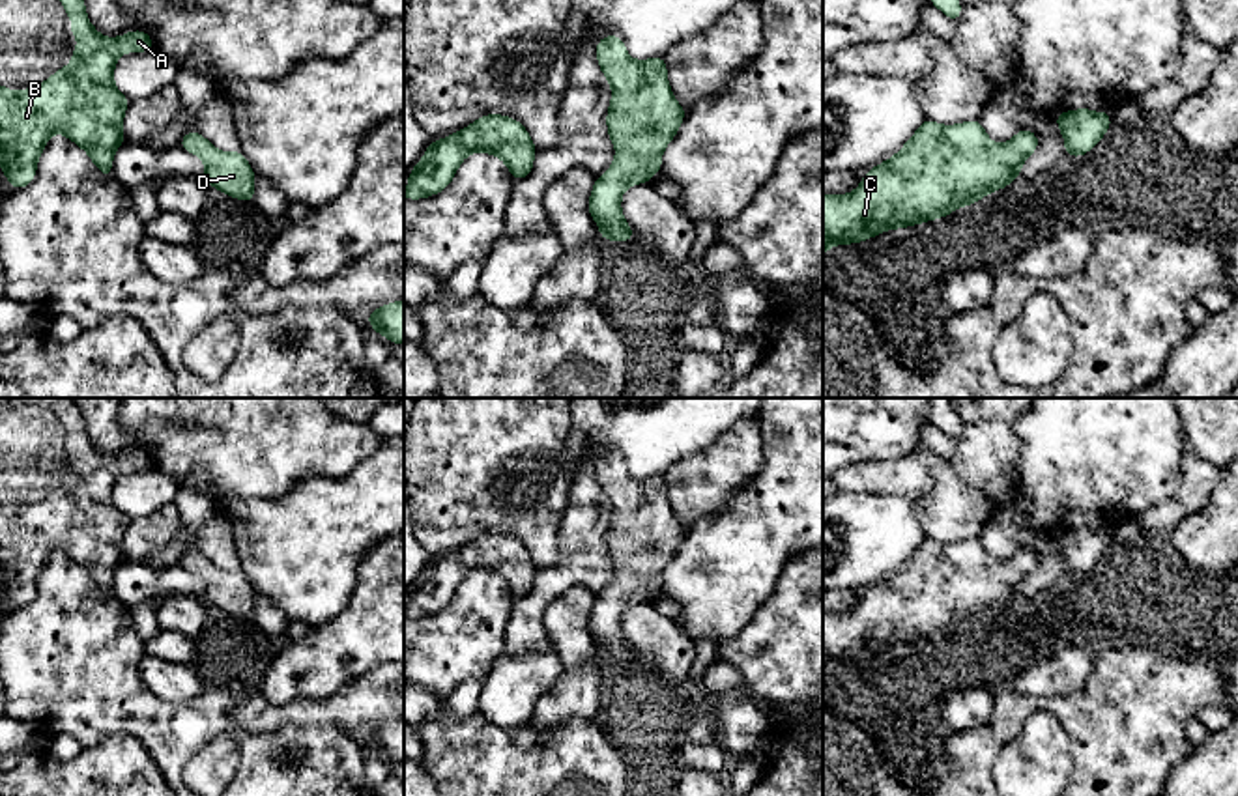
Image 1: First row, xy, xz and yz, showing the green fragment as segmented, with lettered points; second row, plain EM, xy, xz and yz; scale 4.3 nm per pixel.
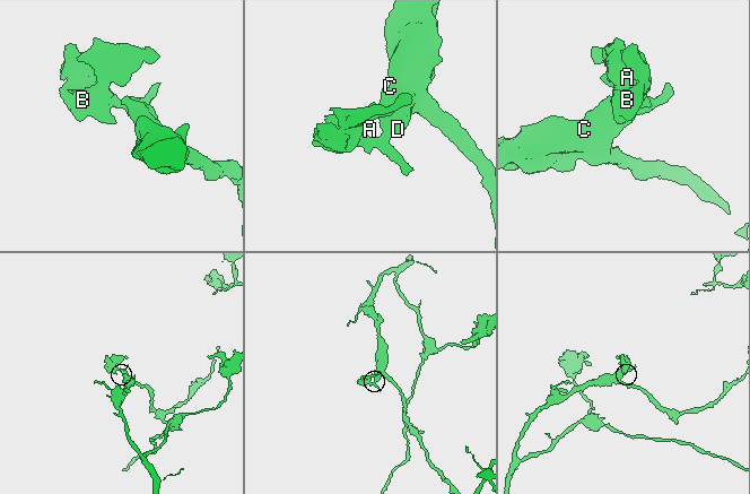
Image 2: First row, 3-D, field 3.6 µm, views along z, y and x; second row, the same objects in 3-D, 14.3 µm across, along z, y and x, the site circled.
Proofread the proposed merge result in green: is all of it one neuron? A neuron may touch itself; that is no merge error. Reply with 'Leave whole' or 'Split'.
Leave whole

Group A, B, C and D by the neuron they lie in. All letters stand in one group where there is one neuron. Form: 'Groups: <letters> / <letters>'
Groups: A B C D

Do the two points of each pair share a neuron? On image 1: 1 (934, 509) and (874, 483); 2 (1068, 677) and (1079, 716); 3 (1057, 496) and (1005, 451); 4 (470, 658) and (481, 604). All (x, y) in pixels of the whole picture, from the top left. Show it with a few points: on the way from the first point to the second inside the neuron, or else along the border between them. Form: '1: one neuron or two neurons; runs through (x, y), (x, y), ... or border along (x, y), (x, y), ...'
1: one neuron; runs through (930, 490), (922, 483), (892, 483)
2: two neurons; border along (1093, 653), (1091, 673), (1076, 690), (1031, 697)
3: two neurons; border along (1018, 417), (1012, 425), (1018, 440), (1016, 490)
4: one neuron; runs through (470, 645), (477, 638), (474, 628), (475, 617)

